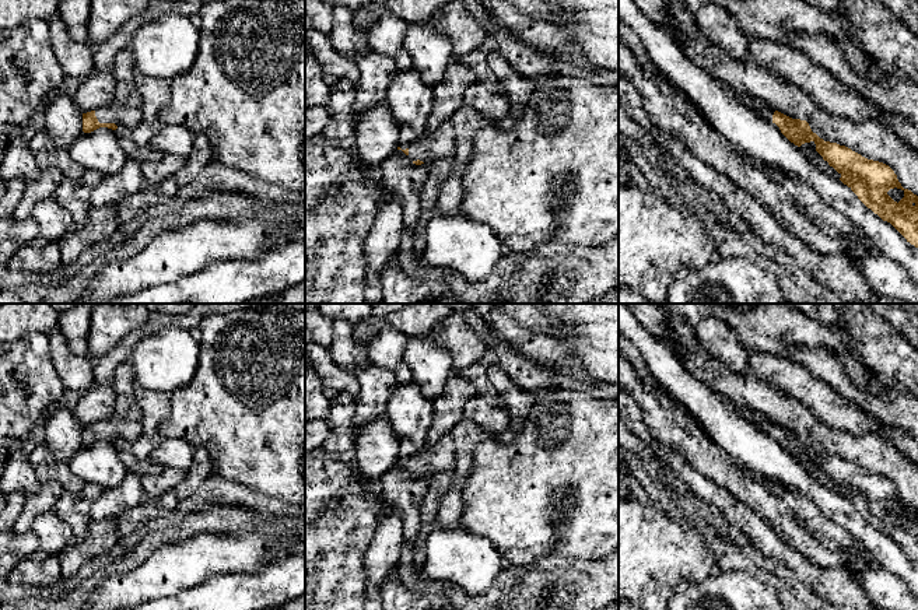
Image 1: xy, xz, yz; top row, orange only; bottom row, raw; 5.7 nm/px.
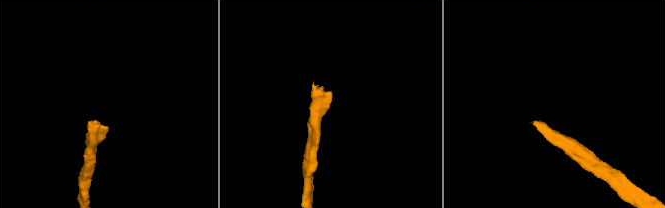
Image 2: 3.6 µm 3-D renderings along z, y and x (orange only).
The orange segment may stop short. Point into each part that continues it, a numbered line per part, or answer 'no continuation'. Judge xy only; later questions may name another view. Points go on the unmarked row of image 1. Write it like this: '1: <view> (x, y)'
1: xy (115, 426)

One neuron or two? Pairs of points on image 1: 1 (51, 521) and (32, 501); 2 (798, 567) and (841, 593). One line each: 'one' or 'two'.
1: two
2: one

